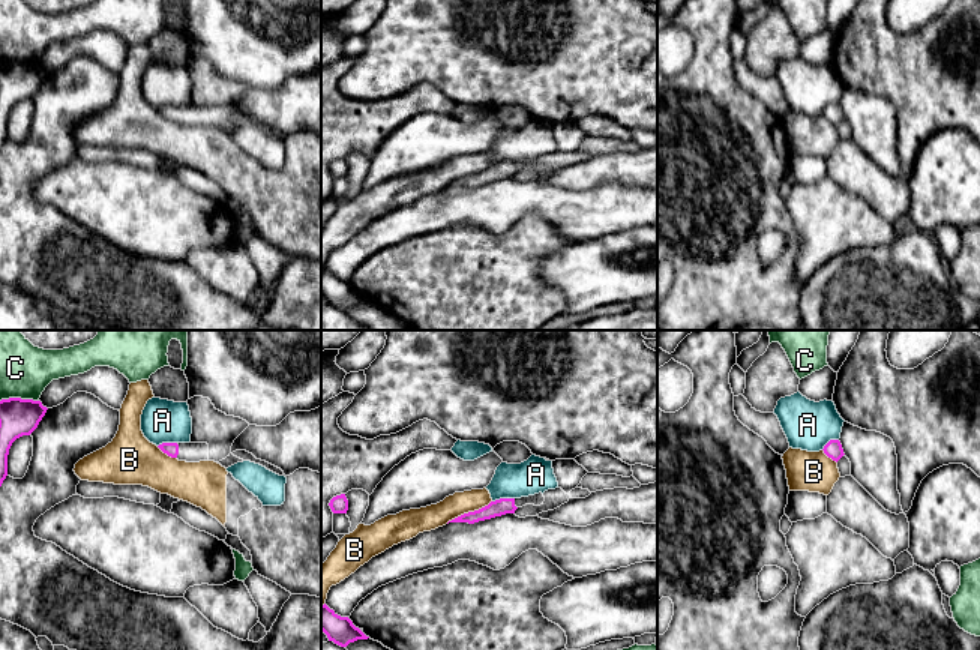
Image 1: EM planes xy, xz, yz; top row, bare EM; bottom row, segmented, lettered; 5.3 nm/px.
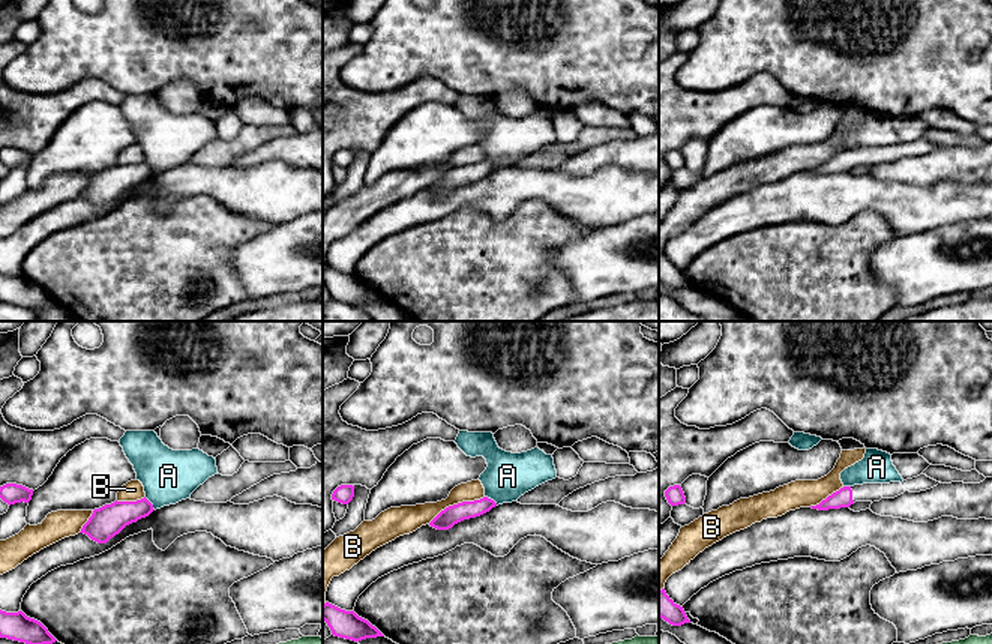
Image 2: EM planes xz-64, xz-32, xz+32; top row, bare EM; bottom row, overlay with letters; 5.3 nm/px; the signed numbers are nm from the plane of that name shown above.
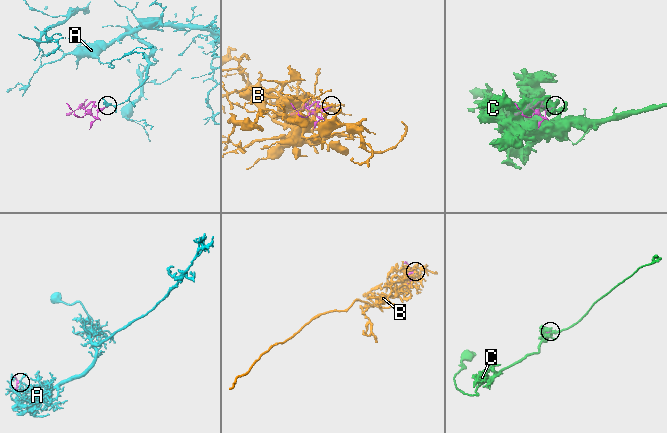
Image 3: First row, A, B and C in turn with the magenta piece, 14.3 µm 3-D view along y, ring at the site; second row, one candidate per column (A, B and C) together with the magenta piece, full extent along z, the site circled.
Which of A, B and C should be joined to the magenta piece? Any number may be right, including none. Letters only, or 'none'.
none

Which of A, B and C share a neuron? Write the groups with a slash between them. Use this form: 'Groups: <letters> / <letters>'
Groups: A / B / C

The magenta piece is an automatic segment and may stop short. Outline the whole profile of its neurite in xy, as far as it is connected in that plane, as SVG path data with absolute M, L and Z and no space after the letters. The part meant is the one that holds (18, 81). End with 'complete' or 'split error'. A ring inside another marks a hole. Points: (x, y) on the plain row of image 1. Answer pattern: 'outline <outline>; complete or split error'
outline M9 62L0 65L0 150L8 140L8 119L12 107L30 99L47 77L41 65Z; complete

